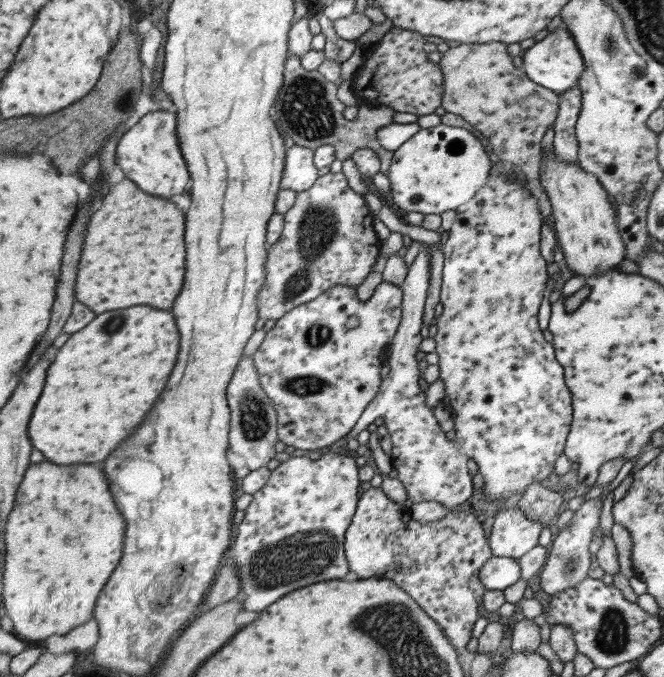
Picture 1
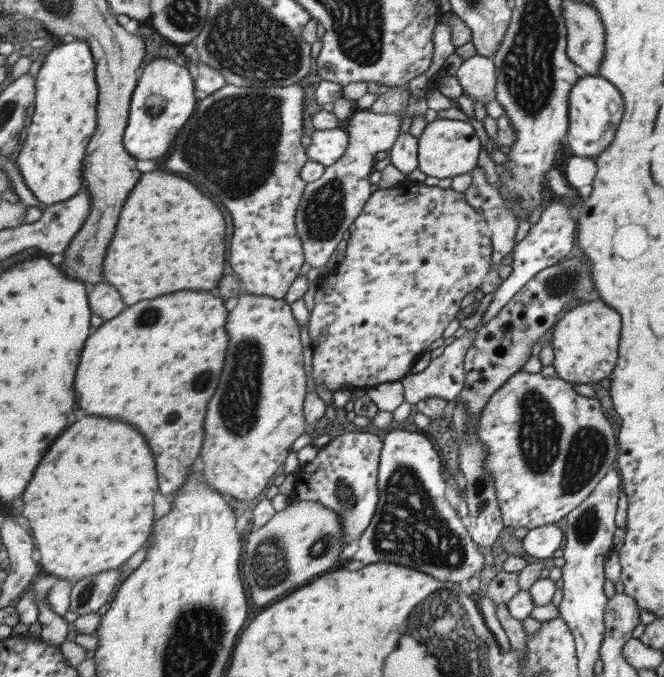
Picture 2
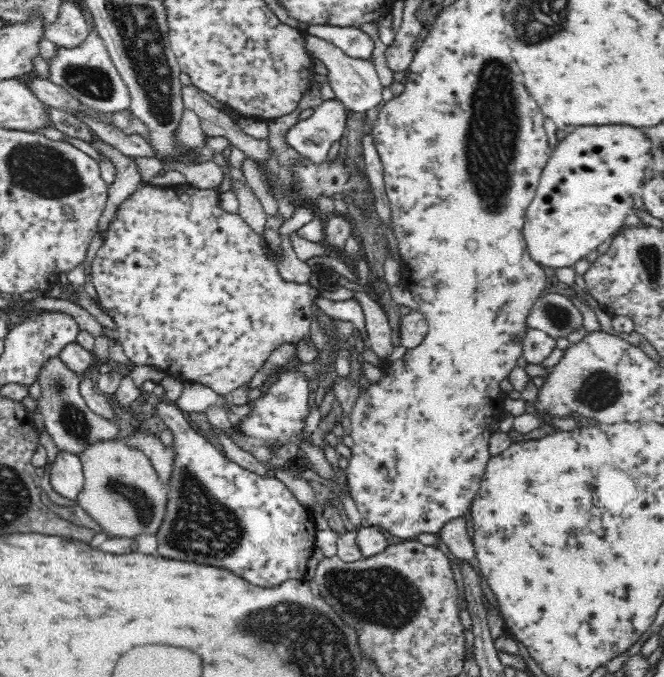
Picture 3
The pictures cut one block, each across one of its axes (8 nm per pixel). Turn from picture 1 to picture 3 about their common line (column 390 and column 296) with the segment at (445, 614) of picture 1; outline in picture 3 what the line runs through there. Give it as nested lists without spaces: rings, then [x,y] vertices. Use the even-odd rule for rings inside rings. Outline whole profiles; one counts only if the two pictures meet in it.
[[[160,402],[154,409],[172,431],[175,456],[172,474],[165,486],[166,516],[156,534],[158,554],[172,560],[226,568],[242,576],[250,584],[262,588],[276,588],[286,580],[304,582],[308,560],[312,558],[316,542],[317,529],[314,527],[315,518],[311,511],[304,508],[276,476],[263,477],[230,461],[192,428],[184,418],[184,412],[175,404]]]

